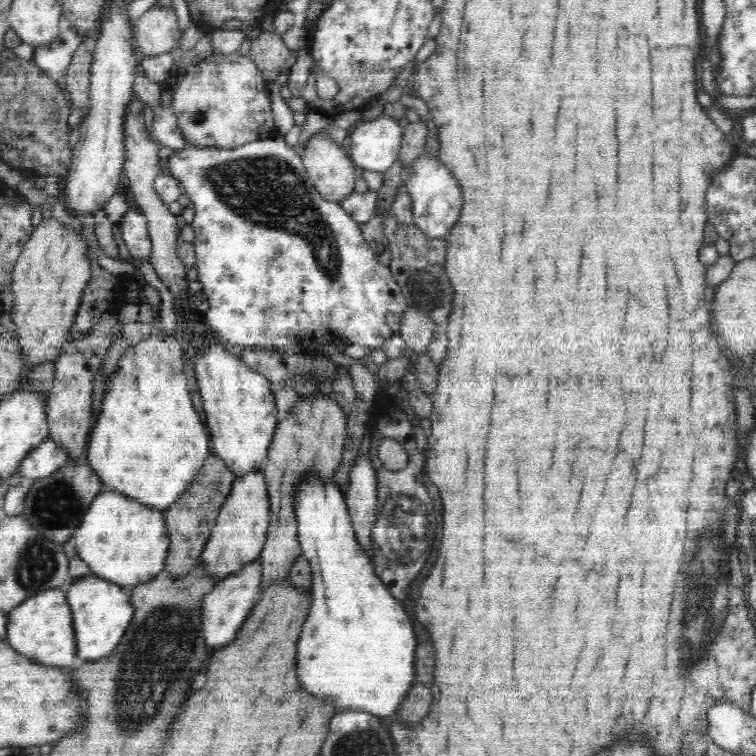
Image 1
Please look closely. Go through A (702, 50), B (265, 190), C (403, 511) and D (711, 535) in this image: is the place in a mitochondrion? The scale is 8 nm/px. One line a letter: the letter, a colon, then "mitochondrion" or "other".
A: other
B: mitochondrion
C: mitochondrion
D: mitochondrion

